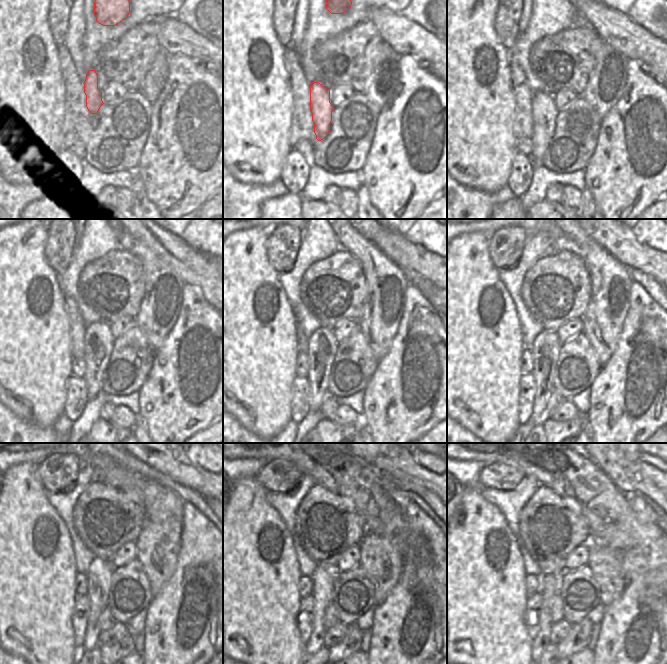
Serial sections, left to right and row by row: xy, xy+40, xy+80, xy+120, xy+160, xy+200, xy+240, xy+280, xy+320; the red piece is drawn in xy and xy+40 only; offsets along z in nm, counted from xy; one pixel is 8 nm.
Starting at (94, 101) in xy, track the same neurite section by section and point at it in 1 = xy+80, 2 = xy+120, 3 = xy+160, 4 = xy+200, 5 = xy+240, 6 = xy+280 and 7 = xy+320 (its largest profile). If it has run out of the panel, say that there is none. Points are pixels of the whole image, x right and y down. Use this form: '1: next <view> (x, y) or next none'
1: next xy+80 (544, 111)
2: next xy+120 (98, 341)
3: next xy+160 (322, 345)
4: next xy+200 (546, 346)
5: next xy+240 (99, 575)
6: next xy+280 (322, 579)
7: next xy+320 (542, 640)

